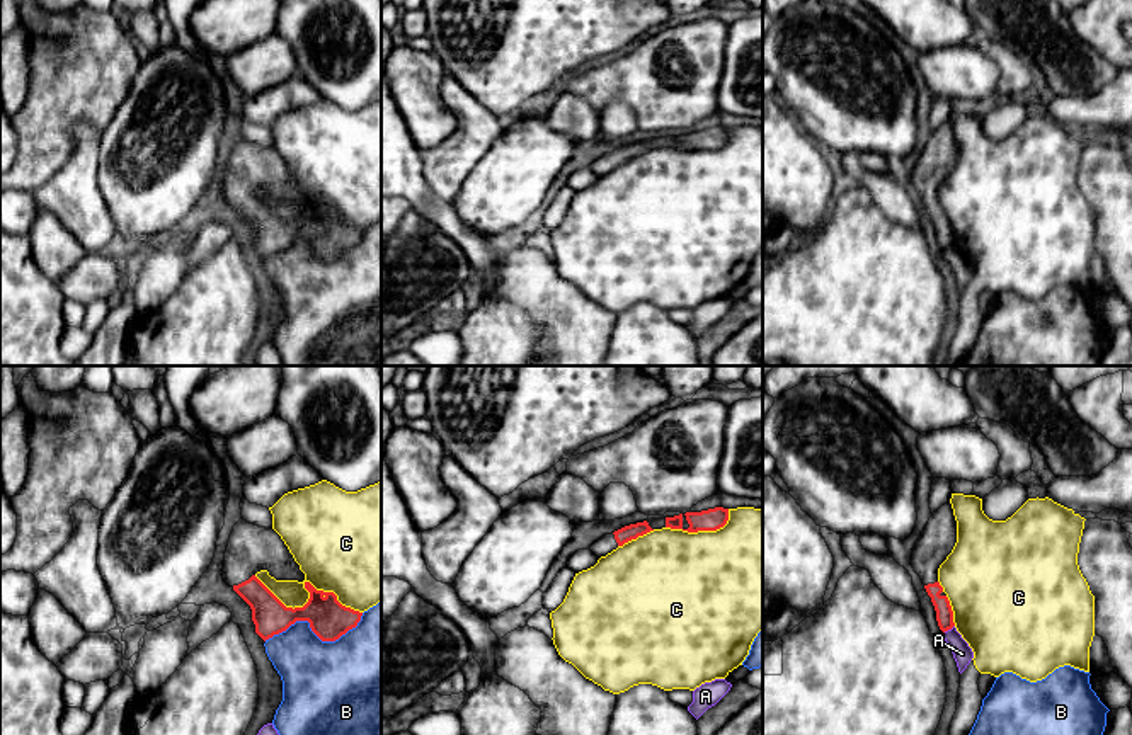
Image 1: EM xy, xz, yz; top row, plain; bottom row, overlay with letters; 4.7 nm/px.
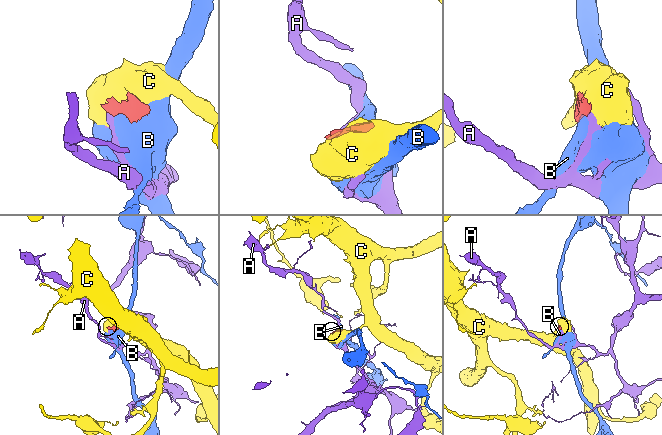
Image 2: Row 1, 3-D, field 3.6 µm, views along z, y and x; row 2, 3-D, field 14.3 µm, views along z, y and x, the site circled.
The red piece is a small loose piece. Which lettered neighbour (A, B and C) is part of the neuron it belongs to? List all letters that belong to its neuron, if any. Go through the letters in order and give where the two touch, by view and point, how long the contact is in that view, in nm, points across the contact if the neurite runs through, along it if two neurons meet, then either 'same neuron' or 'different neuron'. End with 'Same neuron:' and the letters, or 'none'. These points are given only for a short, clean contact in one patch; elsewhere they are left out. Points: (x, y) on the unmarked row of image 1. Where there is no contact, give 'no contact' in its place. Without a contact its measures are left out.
A: meets red in yz at (949, 247); contact 70 nm long; border along yz (954, 244), (943, 252); different neuron
B: meets red in xy at (314, 250); contact 480 nm long; different neuron
C: meets red in xy at (307, 208); contact 550 nm long; different neuron
Same neuron: none

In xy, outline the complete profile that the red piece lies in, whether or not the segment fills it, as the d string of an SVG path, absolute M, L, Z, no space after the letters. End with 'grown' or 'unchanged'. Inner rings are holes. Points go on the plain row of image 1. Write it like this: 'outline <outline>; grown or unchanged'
outline M240 138L230 153L223 199L250 225L255 252L266 260L296 240L308 240L322 260L335 260L356 247L363 231L342 225L334 211L317 209L305 199L281 155ZM267 189L276 199L305 202L310 218L303 226L286 226L255 192Z; grown

